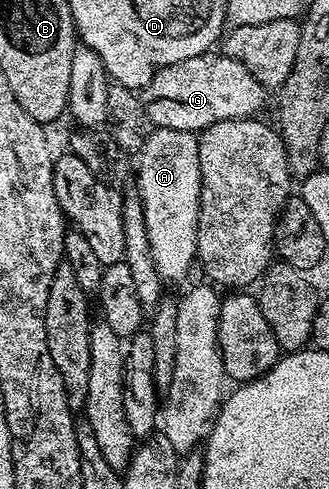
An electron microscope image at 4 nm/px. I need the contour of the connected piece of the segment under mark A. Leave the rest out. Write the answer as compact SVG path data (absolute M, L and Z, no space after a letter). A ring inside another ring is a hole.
M154 128L153 134L145 141L145 146L139 151L141 157L137 161L137 186L135 192L141 198L143 219L147 225L147 239L151 243L151 255L155 259L155 267L159 271L162 282L181 281L189 273L189 268L194 268L197 261L197 224L199 223L199 199L201 198L201 172L199 171L199 147L197 146L198 134L196 132L175 131L174 129Z

